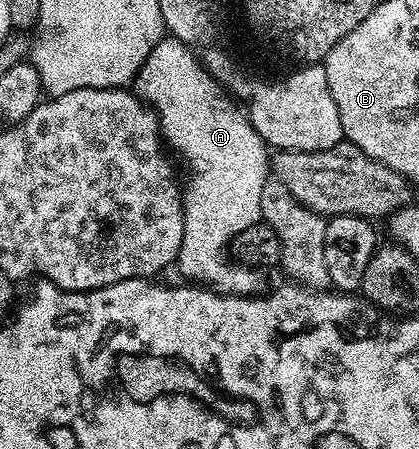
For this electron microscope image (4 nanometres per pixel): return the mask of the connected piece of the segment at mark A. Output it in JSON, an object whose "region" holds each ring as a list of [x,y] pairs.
{"region":[[[166,35],[158,44],[150,51],[145,63],[139,69],[139,73],[135,77],[134,89],[138,97],[149,106],[151,106],[158,113],[159,130],[162,132],[163,140],[169,147],[173,147],[184,155],[185,161],[188,163],[189,169],[192,171],[192,177],[186,181],[182,207],[184,209],[184,238],[181,241],[180,253],[176,260],[176,268],[192,283],[203,283],[210,286],[213,290],[220,292],[222,295],[230,296],[255,296],[261,294],[267,287],[269,275],[265,268],[251,267],[246,263],[226,263],[226,247],[238,237],[238,235],[248,229],[249,226],[261,222],[262,210],[260,209],[261,190],[267,179],[270,177],[270,151],[263,141],[263,138],[256,133],[255,127],[252,125],[249,116],[245,110],[238,104],[238,106],[228,97],[229,92],[222,87],[218,80],[212,78],[209,71],[206,70],[205,64],[193,53],[194,49],[187,43],[180,41],[178,38]]]}

